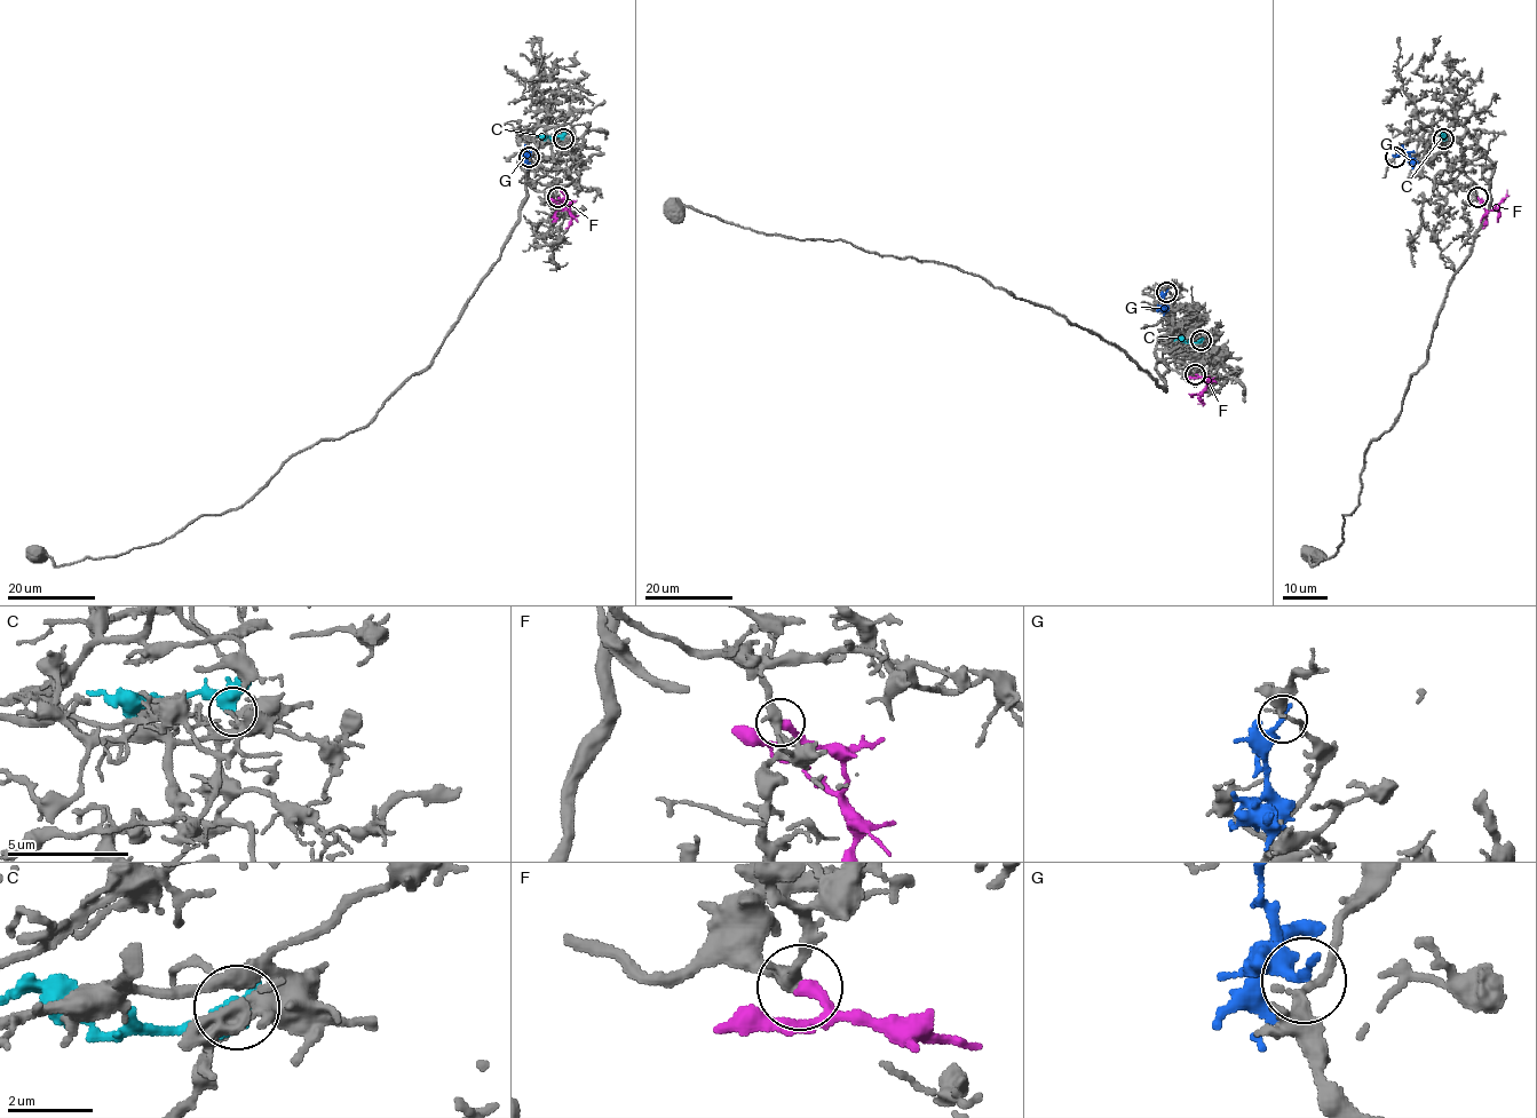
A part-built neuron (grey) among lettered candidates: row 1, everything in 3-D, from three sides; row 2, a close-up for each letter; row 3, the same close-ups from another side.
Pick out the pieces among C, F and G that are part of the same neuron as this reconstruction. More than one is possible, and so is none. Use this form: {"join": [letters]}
{"join": ["F"]}

